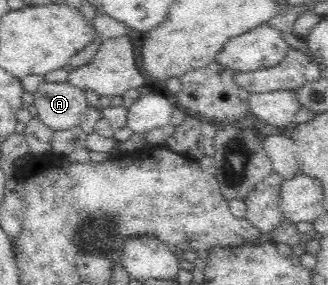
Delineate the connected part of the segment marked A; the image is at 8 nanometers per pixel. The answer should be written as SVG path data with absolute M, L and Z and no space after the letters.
M68 82L39 84L34 93L37 118L53 130L67 130L80 124L81 116L88 109L85 93Z

